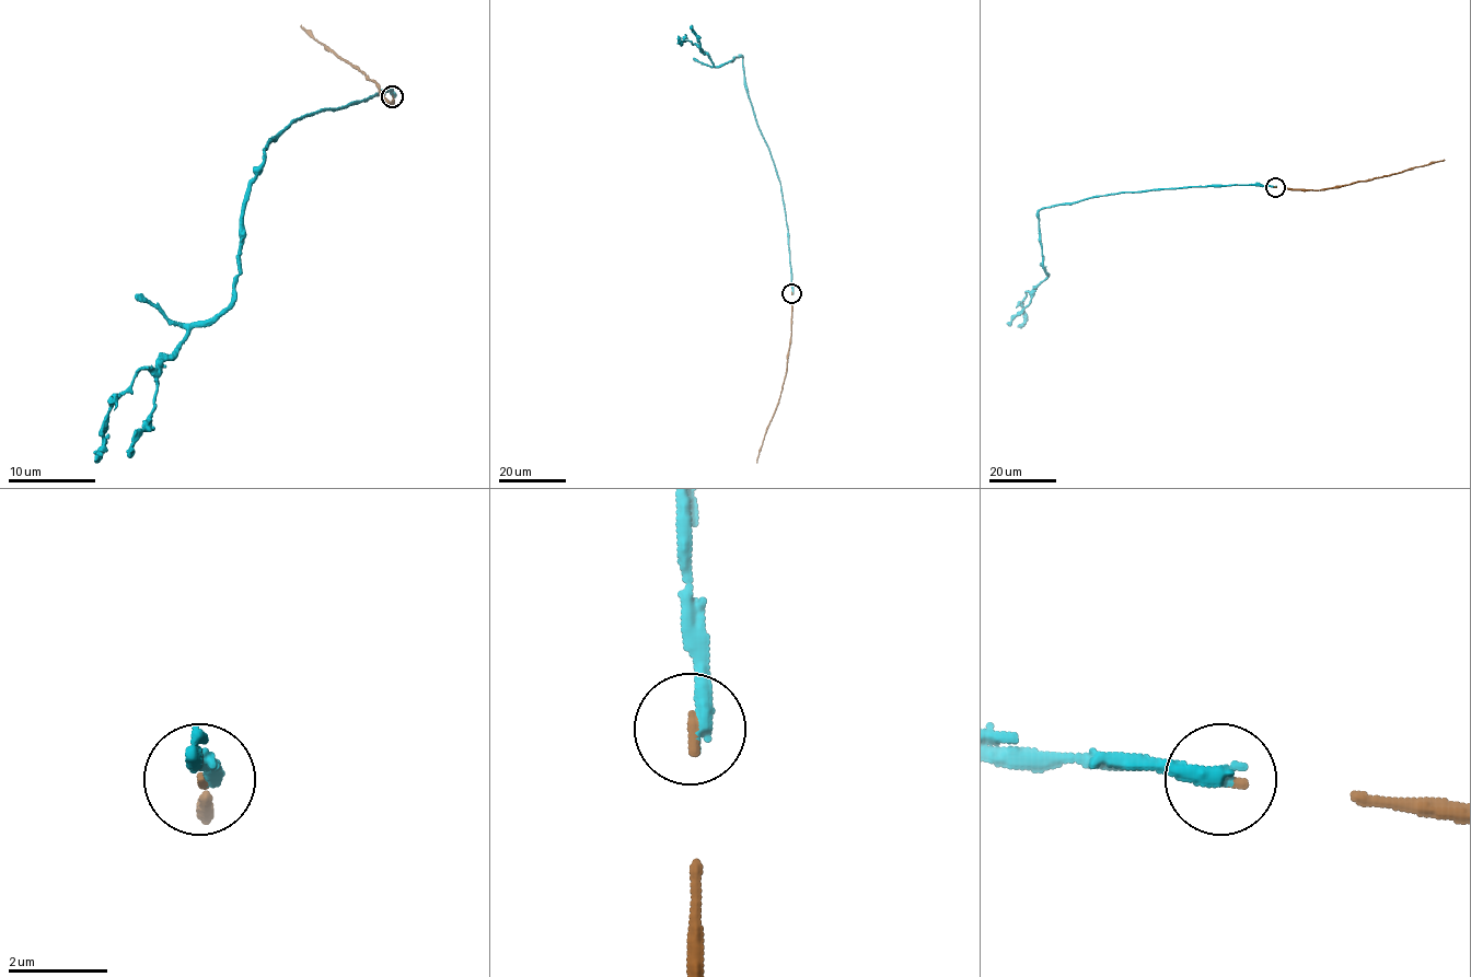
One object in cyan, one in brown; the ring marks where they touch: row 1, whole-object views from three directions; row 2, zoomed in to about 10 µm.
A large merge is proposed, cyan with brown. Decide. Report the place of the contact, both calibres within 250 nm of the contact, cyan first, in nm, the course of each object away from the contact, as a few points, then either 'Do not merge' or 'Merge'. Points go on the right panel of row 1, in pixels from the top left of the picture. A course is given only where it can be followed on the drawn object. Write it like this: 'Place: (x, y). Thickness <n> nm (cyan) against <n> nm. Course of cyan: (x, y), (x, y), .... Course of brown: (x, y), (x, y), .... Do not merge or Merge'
Place: (1275, 187). Thickness 360 nm (cyan) against 170 nm. Course of cyan: (1275, 186), (1163, 188), (1042, 208), (1038, 219), (1042, 265), (1047, 275), (1026, 292), (1023, 322), (1018, 327). Course of brown: (1275, 186), (1317, 190), (1340, 187), (1444, 160). Merge

